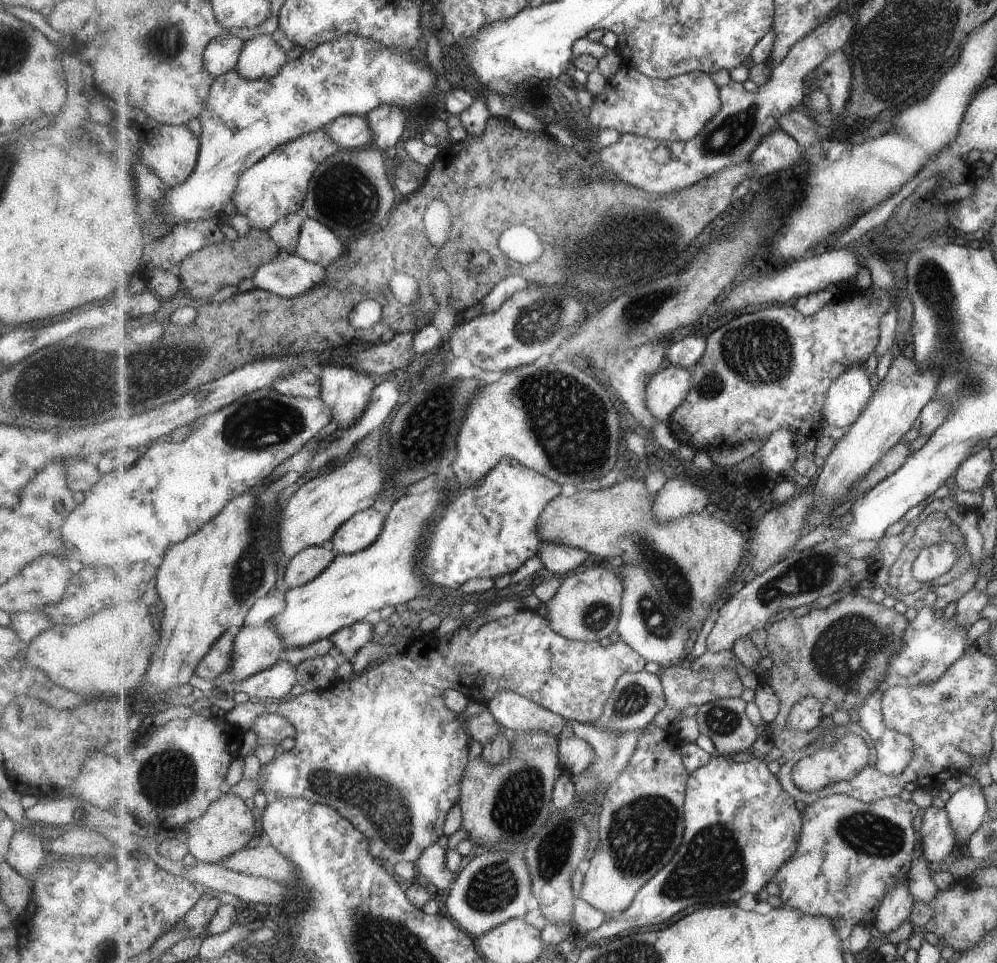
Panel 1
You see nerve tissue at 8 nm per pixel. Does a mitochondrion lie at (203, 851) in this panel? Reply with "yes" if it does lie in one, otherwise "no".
no

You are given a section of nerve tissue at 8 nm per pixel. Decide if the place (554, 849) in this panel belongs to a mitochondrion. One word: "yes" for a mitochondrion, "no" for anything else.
yes

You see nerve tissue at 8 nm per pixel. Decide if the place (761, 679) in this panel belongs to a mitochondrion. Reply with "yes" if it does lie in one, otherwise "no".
no

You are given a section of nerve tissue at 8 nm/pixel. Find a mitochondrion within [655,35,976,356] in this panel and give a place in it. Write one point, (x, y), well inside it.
(735, 129)

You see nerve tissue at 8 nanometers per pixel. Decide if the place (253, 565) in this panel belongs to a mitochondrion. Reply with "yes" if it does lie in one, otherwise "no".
yes

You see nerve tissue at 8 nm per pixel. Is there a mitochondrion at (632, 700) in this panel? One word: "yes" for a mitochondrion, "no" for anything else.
yes

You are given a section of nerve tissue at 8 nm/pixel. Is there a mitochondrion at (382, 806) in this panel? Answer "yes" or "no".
yes

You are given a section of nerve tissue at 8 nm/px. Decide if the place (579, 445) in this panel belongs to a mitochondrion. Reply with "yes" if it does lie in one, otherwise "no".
yes

